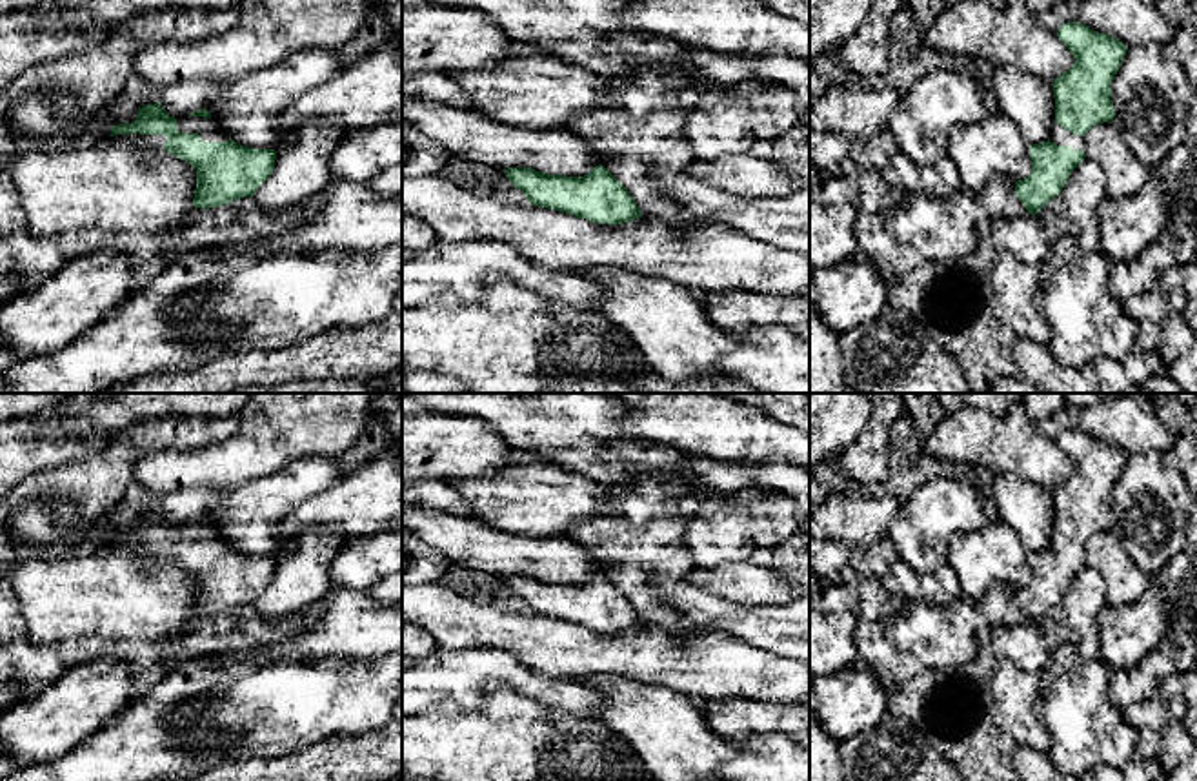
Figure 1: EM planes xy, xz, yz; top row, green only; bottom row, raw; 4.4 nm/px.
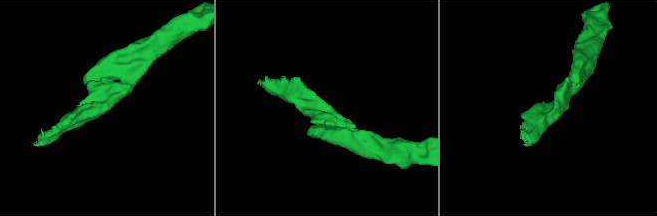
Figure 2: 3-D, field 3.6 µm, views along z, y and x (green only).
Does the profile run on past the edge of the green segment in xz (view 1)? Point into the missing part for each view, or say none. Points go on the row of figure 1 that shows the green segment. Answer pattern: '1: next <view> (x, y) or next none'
1: next none

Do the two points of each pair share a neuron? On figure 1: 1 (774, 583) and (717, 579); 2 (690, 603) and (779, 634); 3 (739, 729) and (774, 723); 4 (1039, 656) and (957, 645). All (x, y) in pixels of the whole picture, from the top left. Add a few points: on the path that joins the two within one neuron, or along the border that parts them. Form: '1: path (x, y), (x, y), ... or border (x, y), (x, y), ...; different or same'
1: path (759, 583), (732, 579); same
2: path (712, 612), (757, 625); same
3: path (748, 723), (764, 723); same
4: border (1015, 625), (988, 625), (979, 634), (977, 654); different

